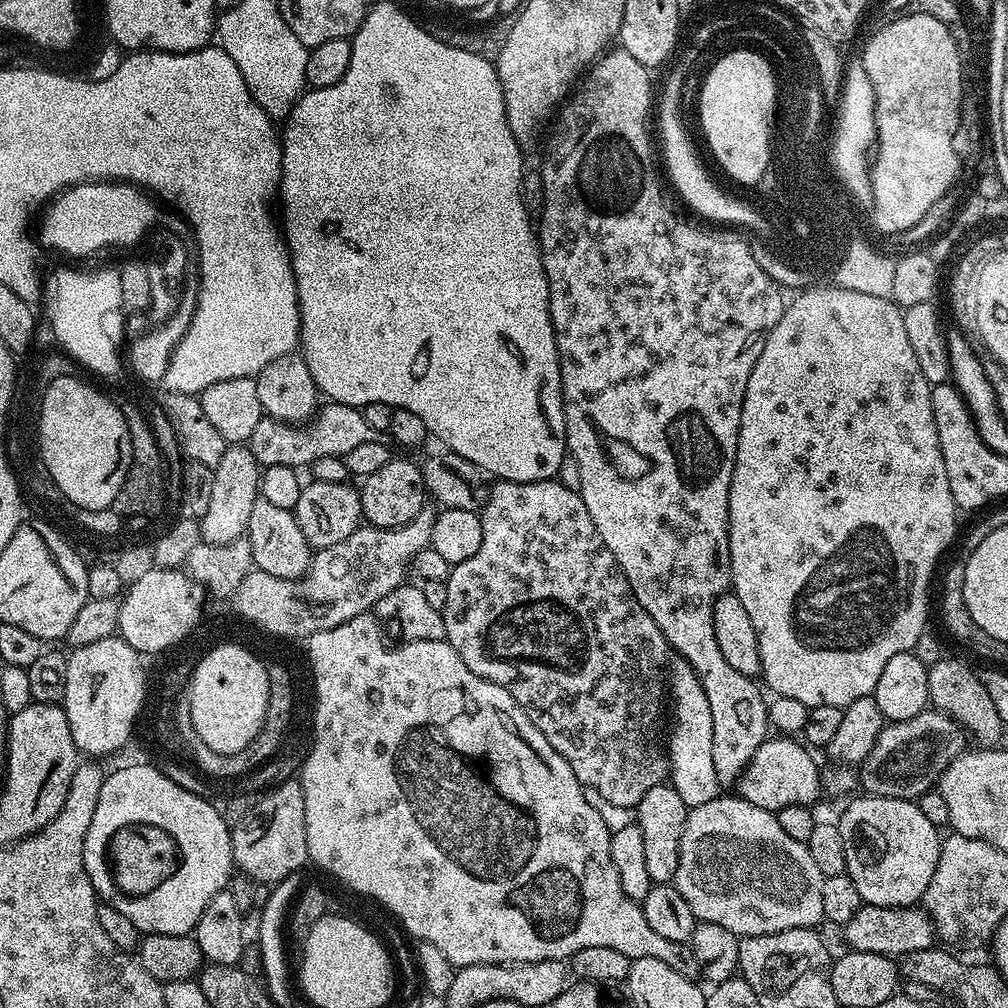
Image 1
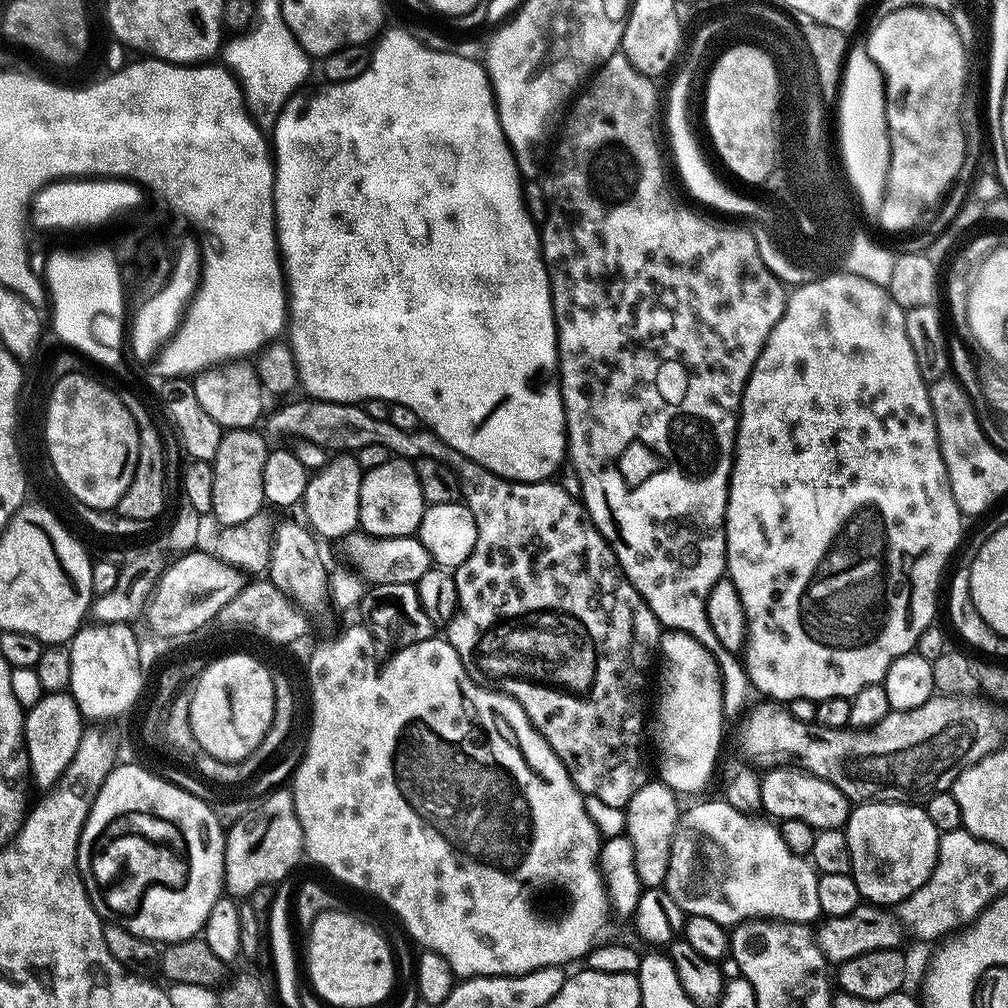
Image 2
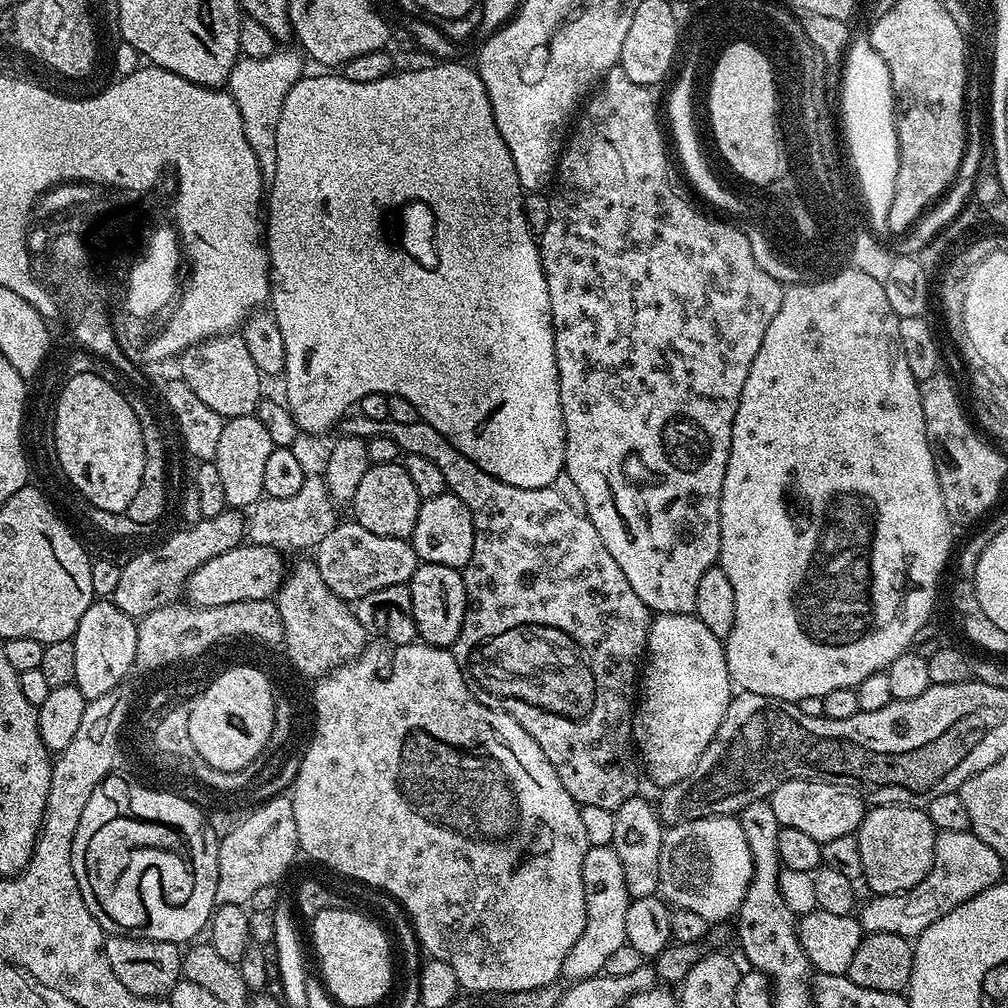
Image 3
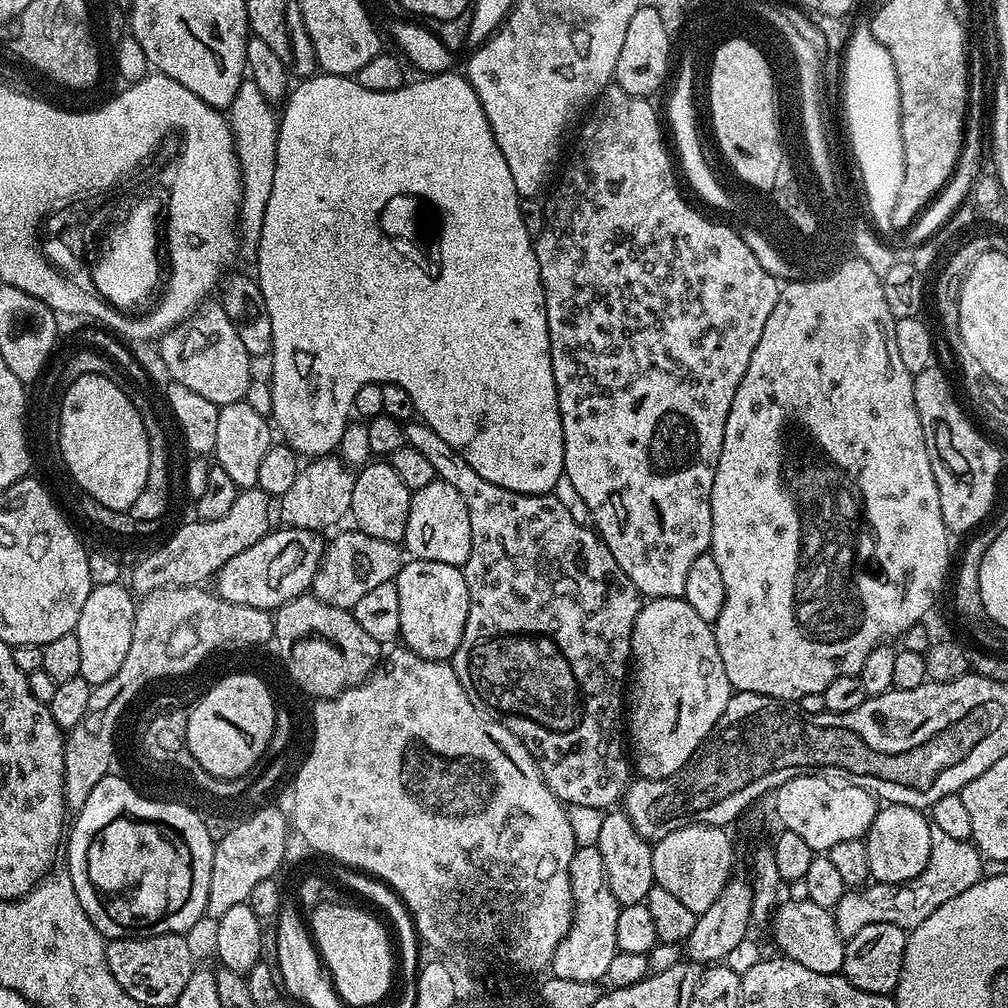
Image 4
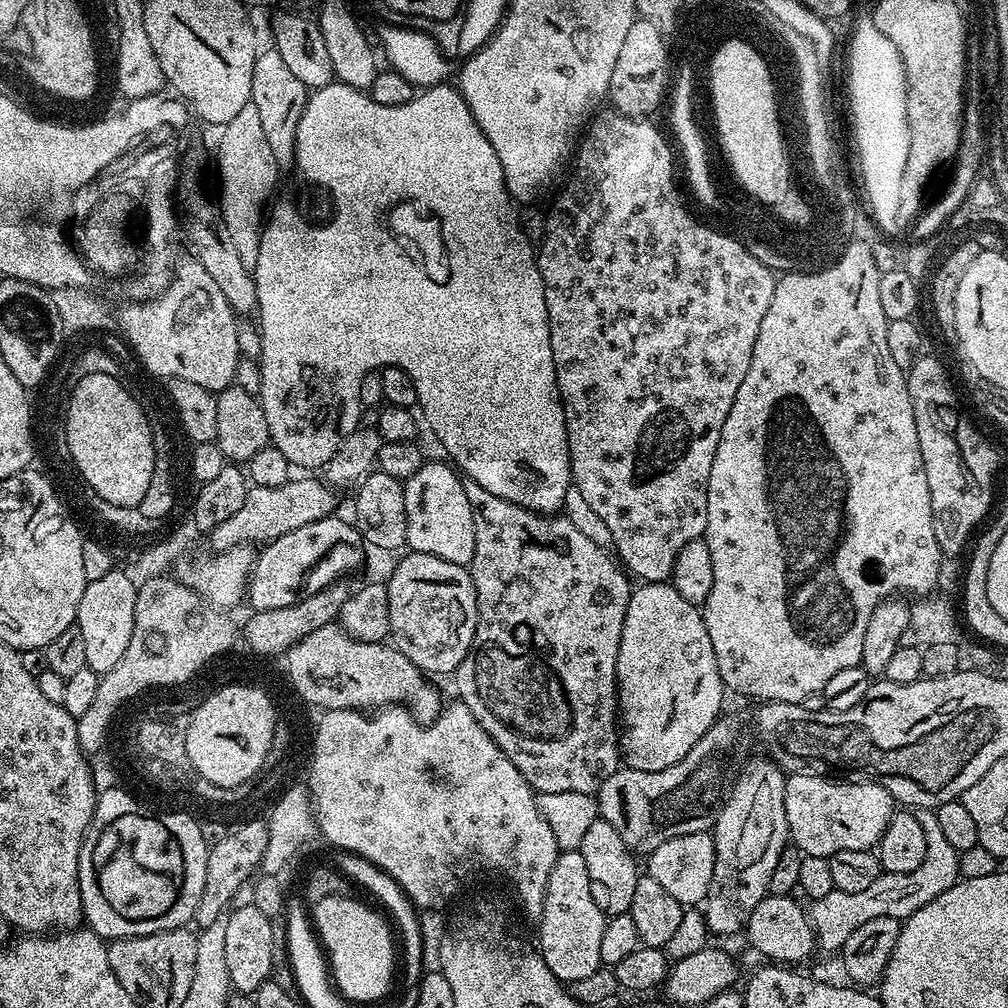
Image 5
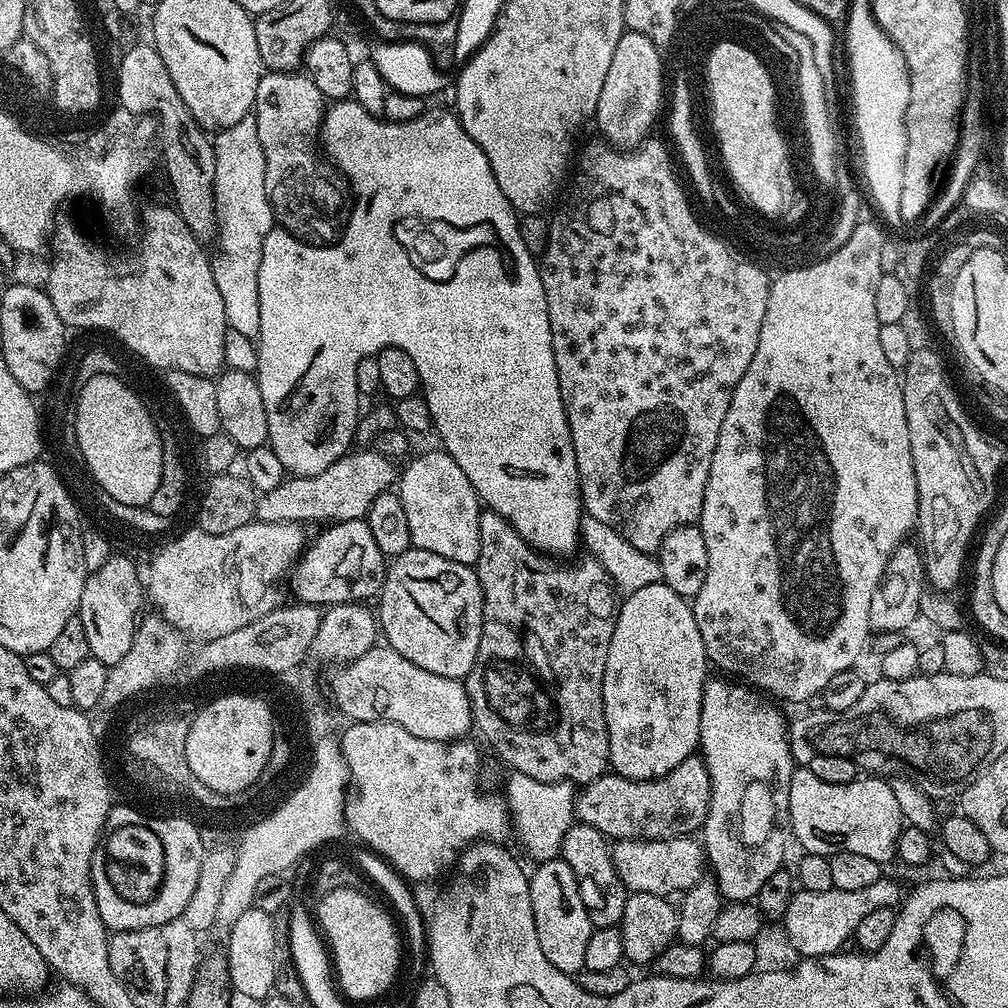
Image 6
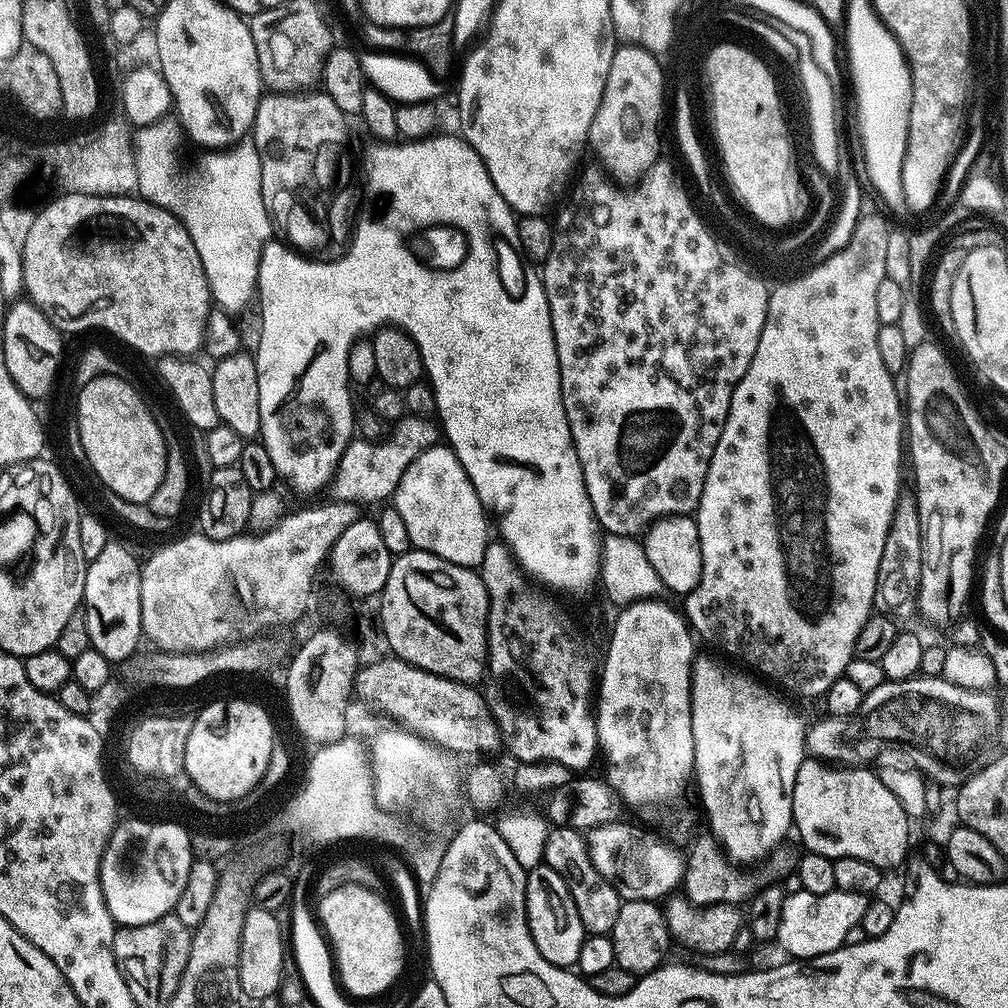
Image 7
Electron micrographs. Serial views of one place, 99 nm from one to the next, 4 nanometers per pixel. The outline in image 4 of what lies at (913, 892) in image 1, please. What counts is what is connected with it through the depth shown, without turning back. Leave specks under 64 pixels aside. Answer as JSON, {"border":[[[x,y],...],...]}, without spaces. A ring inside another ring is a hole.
{"border":[[[885,803],[868,828],[864,845],[870,858],[870,877],[878,884],[909,884],[930,862],[929,817],[919,808]]]}

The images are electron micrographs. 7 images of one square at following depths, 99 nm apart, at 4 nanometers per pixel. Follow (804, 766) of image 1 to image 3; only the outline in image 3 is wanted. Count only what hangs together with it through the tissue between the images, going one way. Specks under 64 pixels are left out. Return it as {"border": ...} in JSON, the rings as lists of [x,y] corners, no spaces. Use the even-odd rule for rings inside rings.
{"border":[[[789,778],[786,782],[782,782],[773,790],[770,797],[770,803],[777,821],[785,828],[802,830],[804,833],[810,834],[810,838],[821,842],[853,835],[859,829],[860,823],[864,821],[866,804],[855,791],[852,791],[853,793],[847,792],[846,789],[839,788],[836,784],[839,783],[825,782],[820,778]]]}

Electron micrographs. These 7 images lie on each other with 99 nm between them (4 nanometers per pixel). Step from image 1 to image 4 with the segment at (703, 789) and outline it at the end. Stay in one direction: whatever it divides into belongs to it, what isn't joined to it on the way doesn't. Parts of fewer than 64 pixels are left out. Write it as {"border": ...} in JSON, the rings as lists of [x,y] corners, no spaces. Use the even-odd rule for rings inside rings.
{"border":[[[679,596],[674,598],[658,598],[657,600],[649,599],[641,607],[638,618],[634,622],[634,630],[632,631],[632,660],[634,661],[634,675],[630,680],[630,703],[626,708],[626,736],[630,741],[630,760],[634,765],[635,771],[637,768],[640,771],[637,773],[643,779],[657,780],[658,778],[670,778],[670,774],[682,770],[682,766],[686,766],[688,759],[700,749],[702,741],[712,733],[712,727],[718,722],[722,710],[726,710],[726,702],[734,695],[732,683],[726,678],[726,666],[722,666],[722,658],[718,654],[713,625],[707,624],[702,618],[698,618],[698,613]]]}

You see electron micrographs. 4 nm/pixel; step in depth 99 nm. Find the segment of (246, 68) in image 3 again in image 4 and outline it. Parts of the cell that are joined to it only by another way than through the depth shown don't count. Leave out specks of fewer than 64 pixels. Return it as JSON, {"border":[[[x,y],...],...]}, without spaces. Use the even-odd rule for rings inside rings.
{"border":[[[248,78],[240,85],[238,94],[234,94],[234,102],[230,109],[232,141],[236,144],[236,157],[240,163],[242,185],[242,199],[238,209],[238,228],[245,241],[256,242],[260,239],[266,202],[270,198],[270,190],[274,182],[278,112],[277,109],[272,108],[275,108],[273,101],[266,99],[262,90],[258,90],[256,83]]]}

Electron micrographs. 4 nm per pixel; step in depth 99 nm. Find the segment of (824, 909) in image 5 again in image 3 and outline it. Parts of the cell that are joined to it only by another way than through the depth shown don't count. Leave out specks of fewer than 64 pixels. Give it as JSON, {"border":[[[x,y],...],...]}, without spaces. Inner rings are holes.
{"border":[[[971,830],[966,832],[937,832],[934,862],[930,866],[926,878],[922,878],[922,882],[918,882],[918,886],[914,886],[905,892],[895,892],[885,896],[873,895],[872,901],[864,909],[862,909],[863,907],[859,909],[860,927],[865,933],[885,932],[886,934],[898,934],[909,938],[918,937],[926,930],[926,926],[933,924],[938,917],[954,910],[962,902],[974,898],[982,890],[1000,883],[1002,879],[1000,867],[1002,867],[1002,861],[998,853],[990,850],[990,846],[986,846],[986,842],[982,842],[982,838],[978,838]]]}

